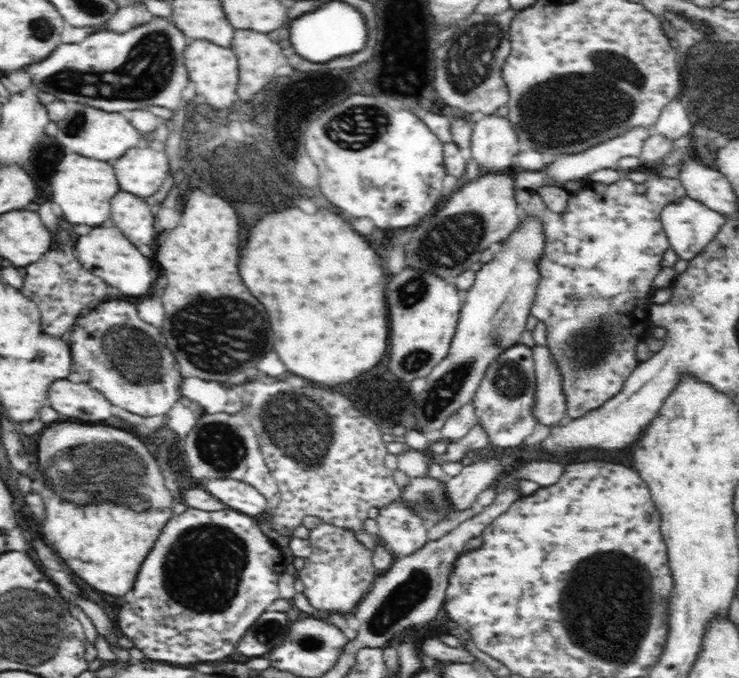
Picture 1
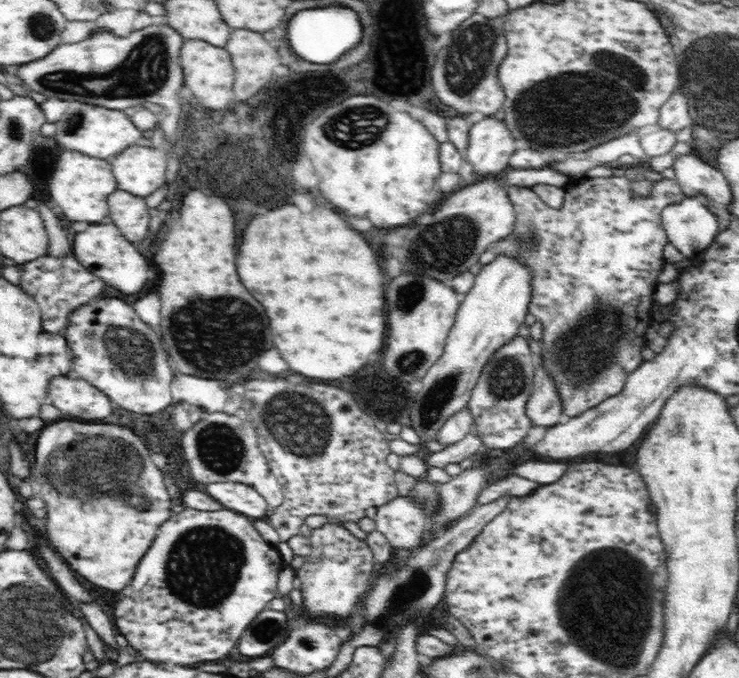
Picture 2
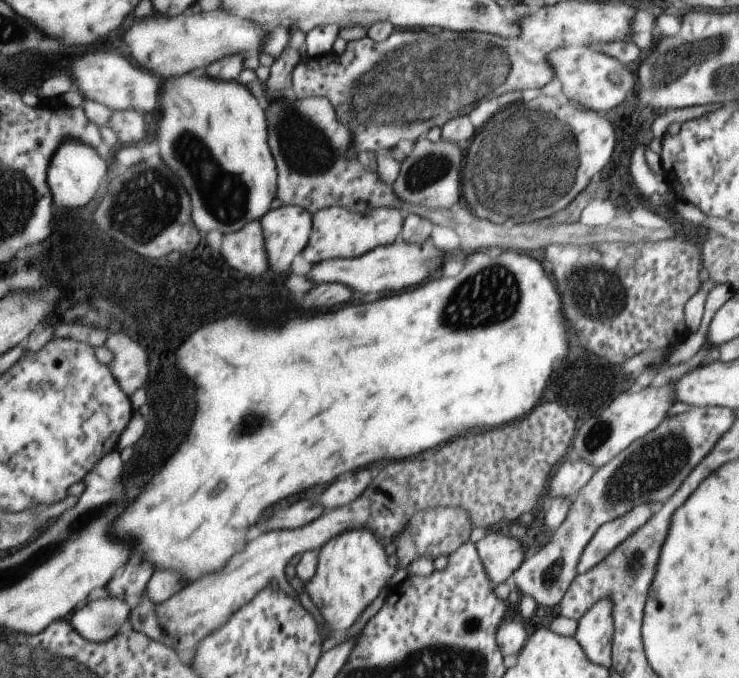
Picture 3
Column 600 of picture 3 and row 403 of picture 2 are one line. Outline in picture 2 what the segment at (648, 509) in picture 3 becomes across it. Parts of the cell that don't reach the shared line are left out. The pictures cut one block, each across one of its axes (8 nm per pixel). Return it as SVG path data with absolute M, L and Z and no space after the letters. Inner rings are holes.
M542 365L535 367L532 392L528 394L524 412L528 414L533 426L548 428L565 419L554 381Z

